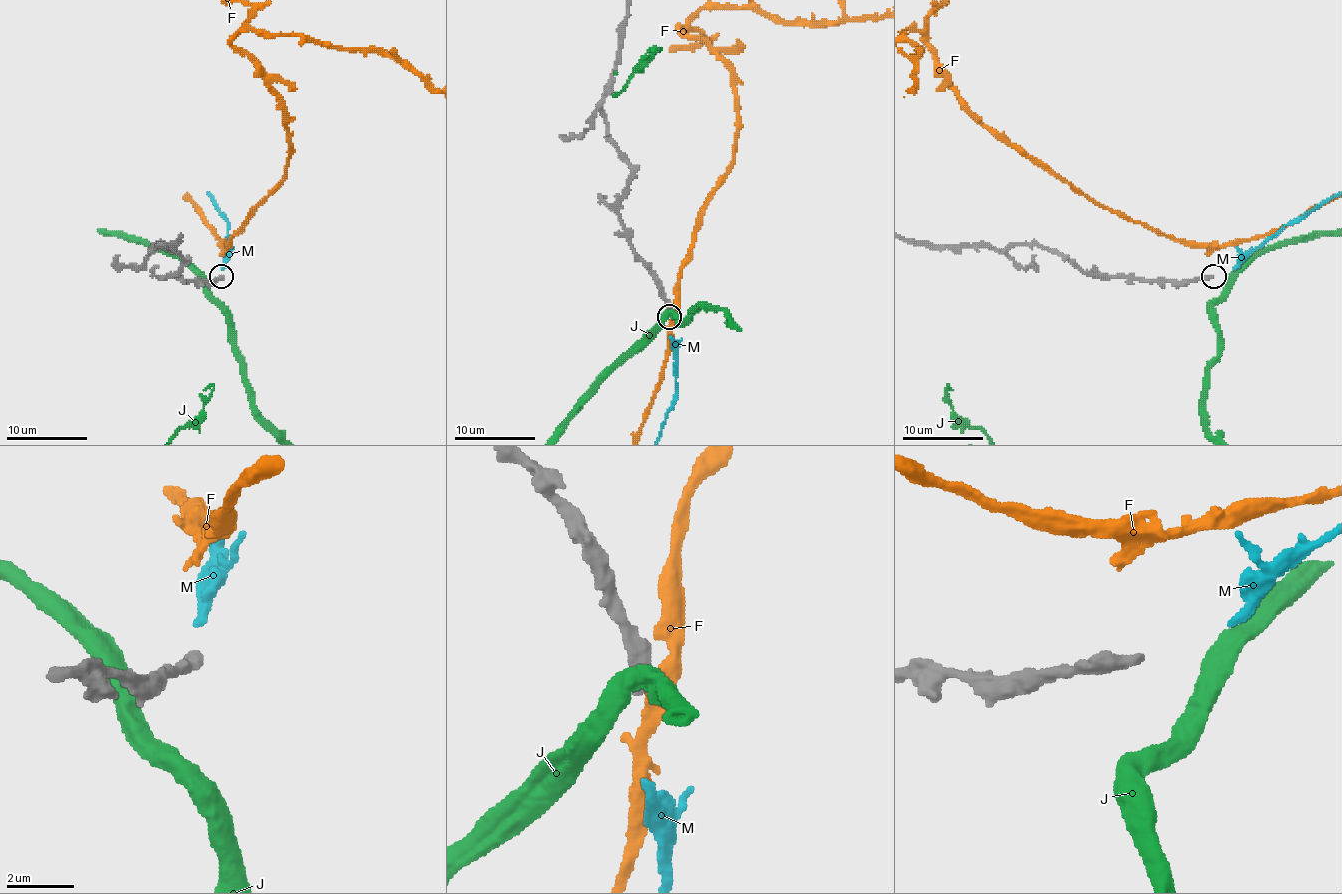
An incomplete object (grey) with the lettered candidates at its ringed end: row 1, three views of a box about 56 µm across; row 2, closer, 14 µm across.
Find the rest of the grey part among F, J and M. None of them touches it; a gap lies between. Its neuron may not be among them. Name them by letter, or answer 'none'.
M

